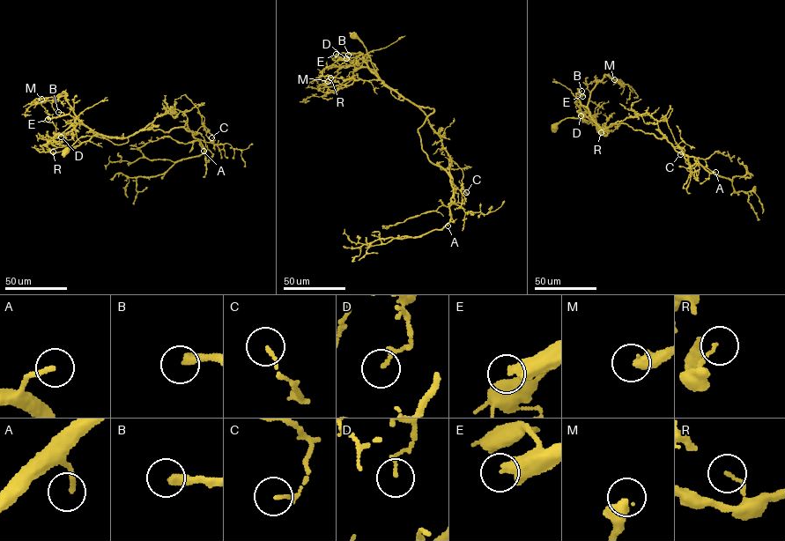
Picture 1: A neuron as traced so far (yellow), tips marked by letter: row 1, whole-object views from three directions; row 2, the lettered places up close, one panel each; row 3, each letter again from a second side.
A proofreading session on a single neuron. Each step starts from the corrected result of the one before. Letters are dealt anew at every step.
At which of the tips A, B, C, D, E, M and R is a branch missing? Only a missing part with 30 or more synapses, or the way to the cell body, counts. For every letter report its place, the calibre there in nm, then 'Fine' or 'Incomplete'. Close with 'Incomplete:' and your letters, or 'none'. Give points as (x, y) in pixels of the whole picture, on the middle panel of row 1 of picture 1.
A: Place: (448, 226). Thickness 180 nm. Fine
B: Place: (348, 55). Thickness 320 nm. Incomplete
C: Place: (466, 192). Thickness 100 nm. Fine
D: Place: (346, 58). Thickness 150 nm. Fine
E: Place: (336, 54). Thickness 480 nm. Incomplete
M: Place: (328, 81). Thickness 500 nm. Fine
R: Place: (330, 77). Thickness 90 nm. Fine
Incomplete: B, E

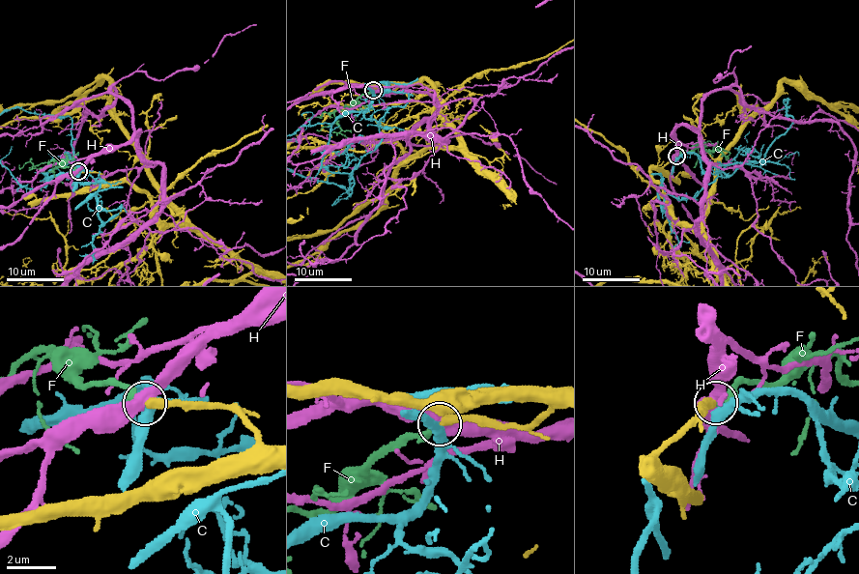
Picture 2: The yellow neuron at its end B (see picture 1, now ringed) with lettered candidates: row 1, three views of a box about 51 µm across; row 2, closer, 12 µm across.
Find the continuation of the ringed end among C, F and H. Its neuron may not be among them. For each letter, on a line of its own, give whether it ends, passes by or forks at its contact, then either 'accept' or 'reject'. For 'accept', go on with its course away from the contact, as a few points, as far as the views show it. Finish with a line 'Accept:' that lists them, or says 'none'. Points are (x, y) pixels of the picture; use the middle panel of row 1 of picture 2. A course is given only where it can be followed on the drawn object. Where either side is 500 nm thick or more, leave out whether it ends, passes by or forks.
C: it forks; reject
F: it ends; accept; course (374, 90), (363, 93), (346, 109), (325, 111), (320, 116), (306, 119)
H: it passes by; reject
Accept: F

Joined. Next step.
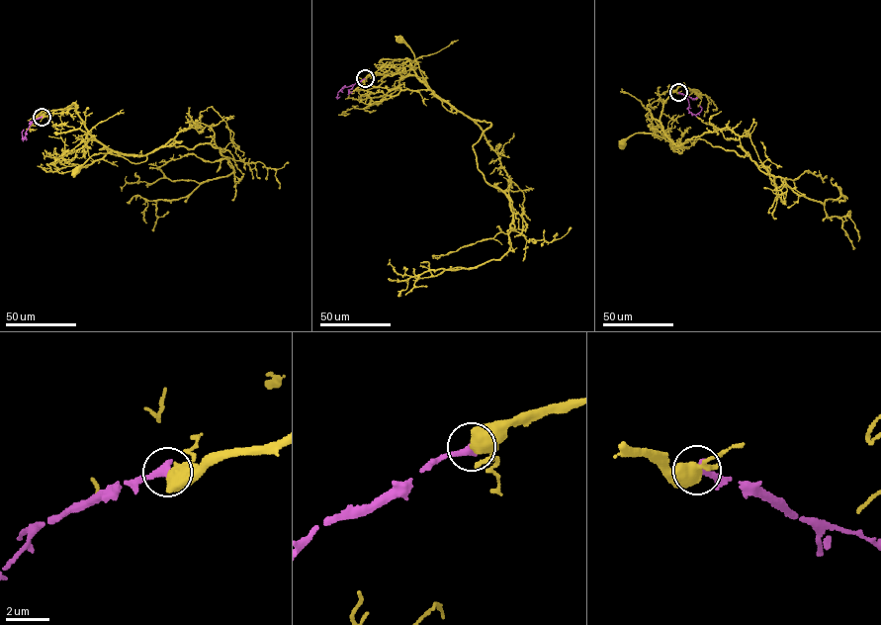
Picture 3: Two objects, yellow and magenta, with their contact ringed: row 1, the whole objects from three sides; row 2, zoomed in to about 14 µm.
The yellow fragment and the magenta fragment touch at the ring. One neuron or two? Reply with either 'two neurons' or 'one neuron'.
one neuron

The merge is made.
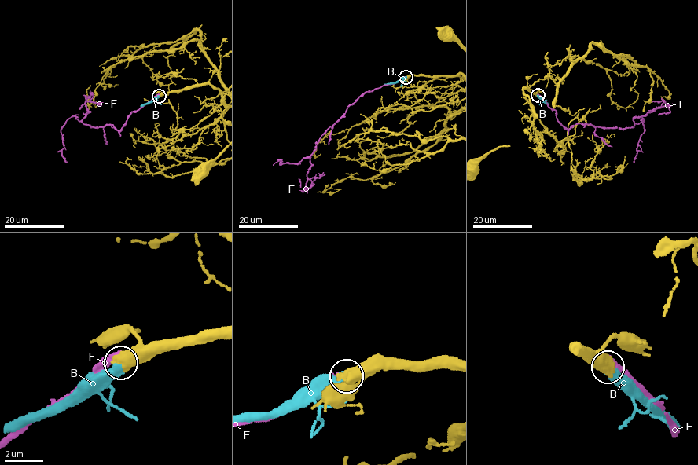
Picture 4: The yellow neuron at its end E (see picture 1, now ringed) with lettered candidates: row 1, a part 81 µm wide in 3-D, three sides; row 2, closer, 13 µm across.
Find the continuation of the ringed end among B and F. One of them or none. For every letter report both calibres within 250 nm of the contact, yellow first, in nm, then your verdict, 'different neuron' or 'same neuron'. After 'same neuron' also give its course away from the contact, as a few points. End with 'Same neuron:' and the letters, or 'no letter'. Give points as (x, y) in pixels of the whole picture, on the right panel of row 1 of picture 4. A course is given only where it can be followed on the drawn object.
B: 700 nm thick on the yellow side, 550 nm on the other; same neuron; it runs (537, 95), (548, 105)
F: 700 nm thick on the yellow side, 280 nm on the other; different neuron
Same neuron: B

